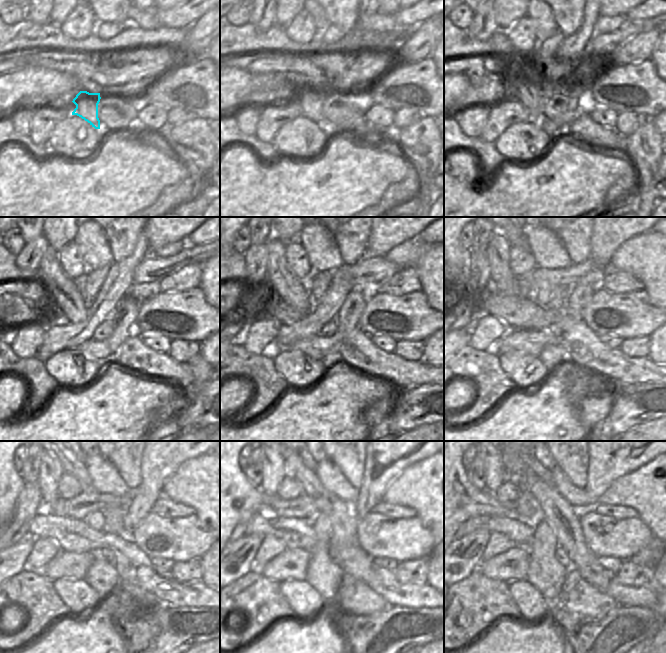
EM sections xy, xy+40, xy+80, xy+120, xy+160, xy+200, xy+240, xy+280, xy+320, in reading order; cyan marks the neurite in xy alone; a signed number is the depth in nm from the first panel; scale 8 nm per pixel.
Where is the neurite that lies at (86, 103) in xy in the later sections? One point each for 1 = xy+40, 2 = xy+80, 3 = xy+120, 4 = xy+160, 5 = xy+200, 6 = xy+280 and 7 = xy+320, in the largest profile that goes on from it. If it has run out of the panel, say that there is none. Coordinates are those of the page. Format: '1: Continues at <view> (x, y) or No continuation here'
1: Continues at xy+40 (310, 100)
2: Continues at xy+80 (518, 79)
3: Continues at xy+120 (67, 292)
4: Continues at xy+160 (288, 288)
5: Continues at xy+200 (502, 279)
6: Continues at xy+280 (273, 466)
7: Continues at xy+320 (493, 461).

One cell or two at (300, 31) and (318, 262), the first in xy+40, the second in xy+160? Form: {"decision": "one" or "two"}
{"decision": "two"}

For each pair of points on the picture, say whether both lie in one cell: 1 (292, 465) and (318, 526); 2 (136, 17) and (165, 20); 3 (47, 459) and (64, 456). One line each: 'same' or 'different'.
1: different
2: different
3: different

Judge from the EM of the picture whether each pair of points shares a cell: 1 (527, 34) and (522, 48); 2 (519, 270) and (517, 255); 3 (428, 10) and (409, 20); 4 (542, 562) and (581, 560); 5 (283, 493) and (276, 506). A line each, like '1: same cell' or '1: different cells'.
1: same cell
2: same cell
3: same cell
4: different cells
5: different cells

